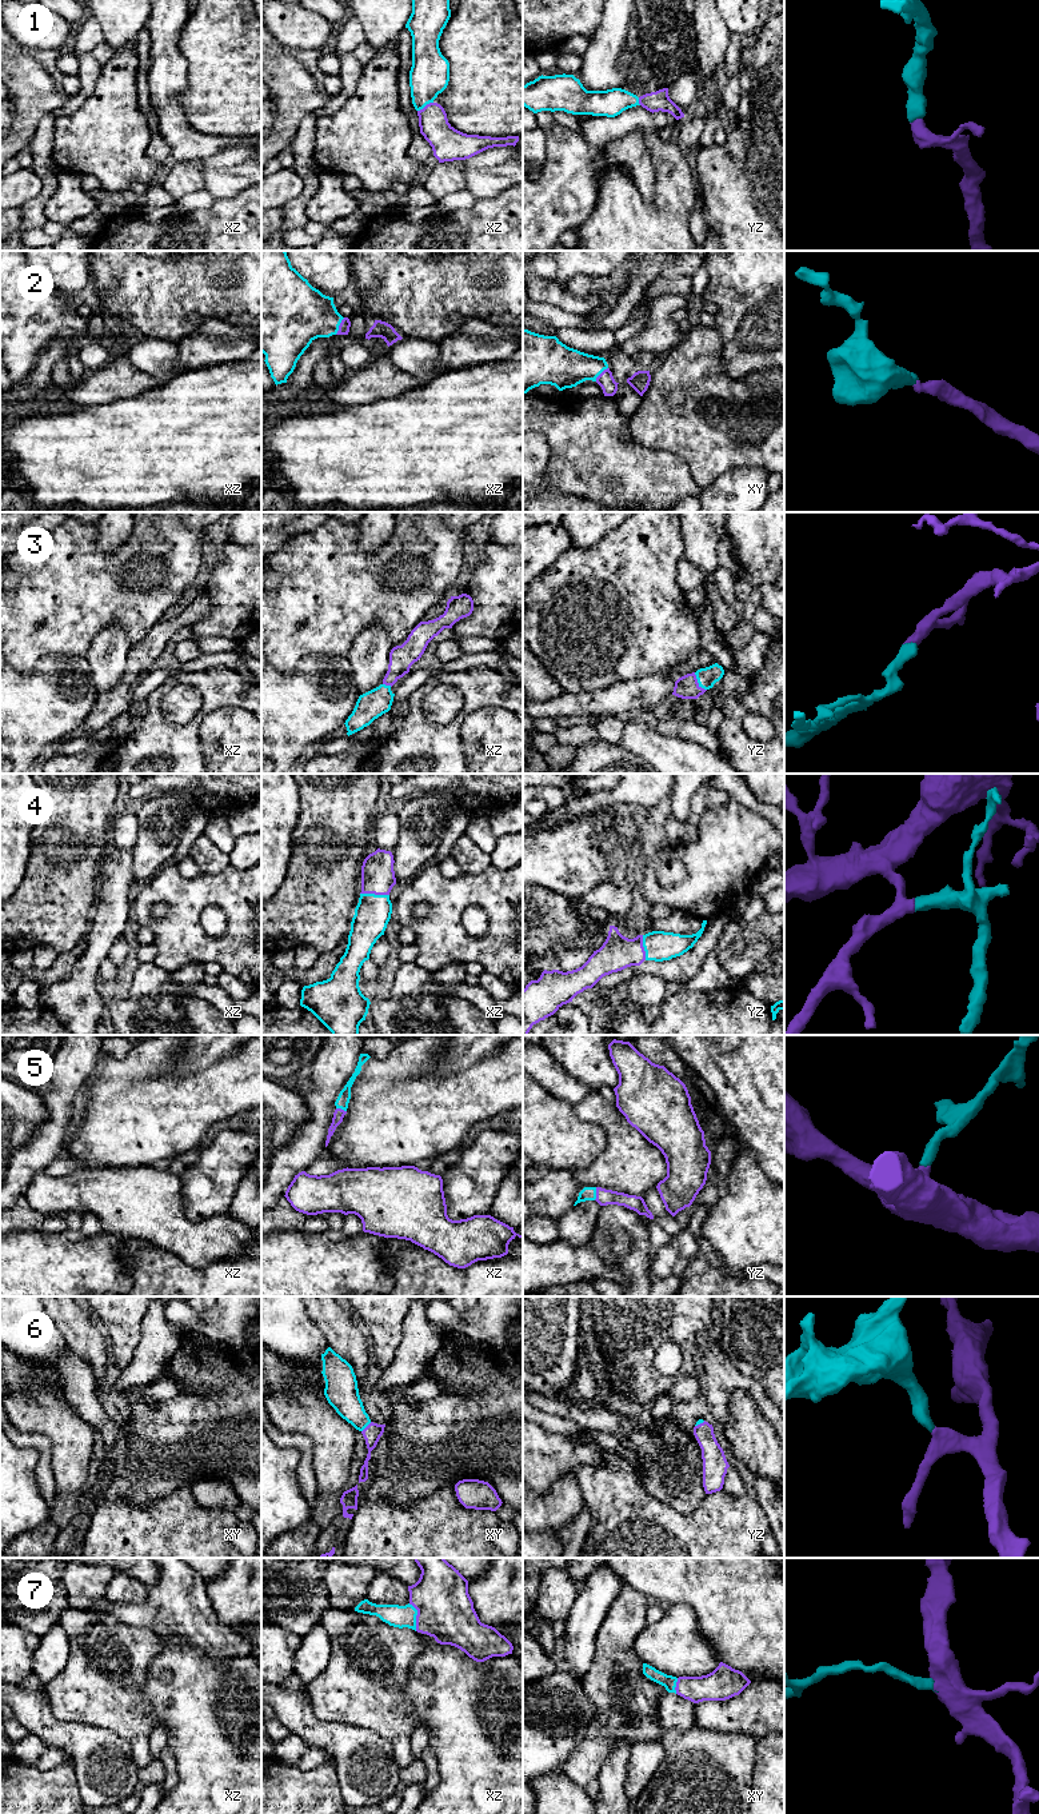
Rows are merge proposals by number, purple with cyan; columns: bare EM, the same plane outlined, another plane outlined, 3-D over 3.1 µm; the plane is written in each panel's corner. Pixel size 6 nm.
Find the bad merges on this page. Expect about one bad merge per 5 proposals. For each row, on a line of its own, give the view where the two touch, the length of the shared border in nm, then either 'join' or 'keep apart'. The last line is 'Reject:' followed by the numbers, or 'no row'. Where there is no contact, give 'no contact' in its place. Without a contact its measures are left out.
1: xz | 110 nm | join
2: xz | 120 nm | join
3: yz | 130 nm | join
4: xz | 180 nm | join
5: yz | 80 nm | join
6: xy | 90 nm | join
7: xz | 180 nm | join
Reject: no row

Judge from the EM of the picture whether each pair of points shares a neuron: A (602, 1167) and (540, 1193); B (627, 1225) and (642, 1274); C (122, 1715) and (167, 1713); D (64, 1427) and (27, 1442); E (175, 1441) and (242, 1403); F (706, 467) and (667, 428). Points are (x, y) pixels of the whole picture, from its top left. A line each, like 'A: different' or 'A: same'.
A: different
B: same
C: different
D: different
E: same
F: same

